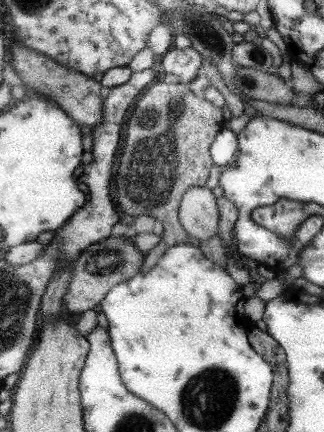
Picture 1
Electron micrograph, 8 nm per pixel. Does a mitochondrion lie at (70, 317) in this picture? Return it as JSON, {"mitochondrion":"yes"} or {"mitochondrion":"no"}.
{"mitochondrion":"no"}

